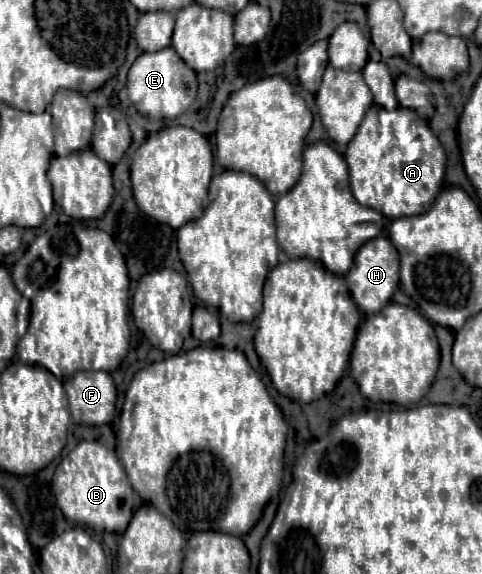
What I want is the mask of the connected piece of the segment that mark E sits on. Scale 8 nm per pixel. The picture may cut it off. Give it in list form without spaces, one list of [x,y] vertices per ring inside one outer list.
[[[169,46],[159,52],[143,52],[129,70],[127,92],[135,108],[149,118],[177,118],[183,114],[197,94],[197,76],[195,72],[177,56]]]

